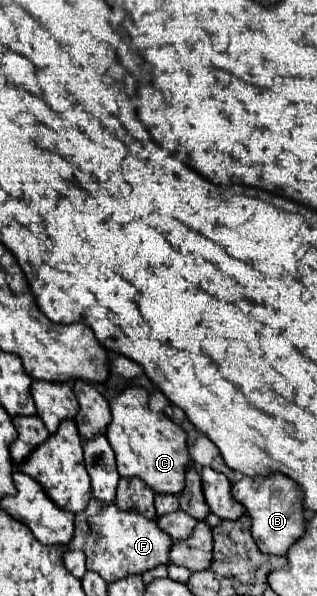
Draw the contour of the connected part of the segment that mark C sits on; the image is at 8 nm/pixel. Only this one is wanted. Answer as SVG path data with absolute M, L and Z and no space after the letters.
M138 386L126 388L114 400L110 400L110 410L112 422L108 426L106 438L116 454L120 476L136 476L158 494L182 494L186 466L192 464L186 444L186 432L162 412L152 412L148 408L148 392Z

